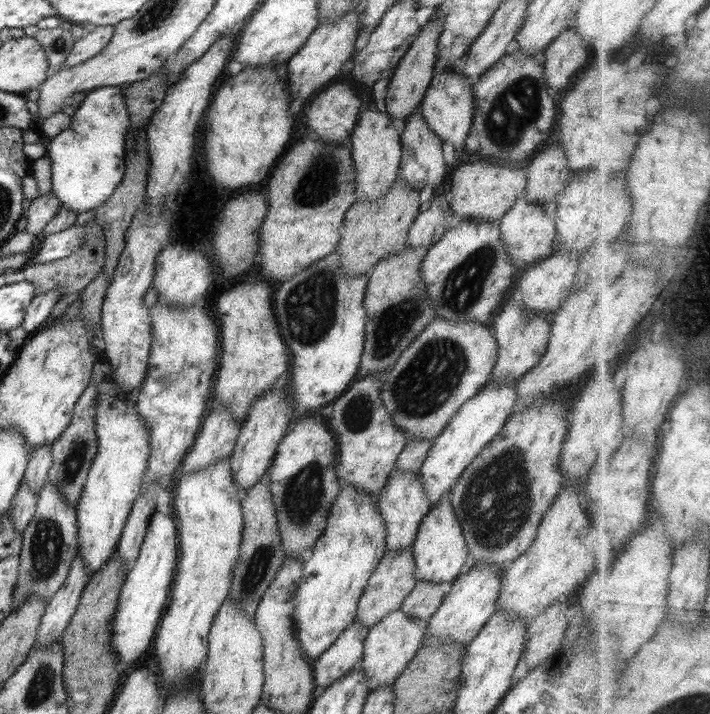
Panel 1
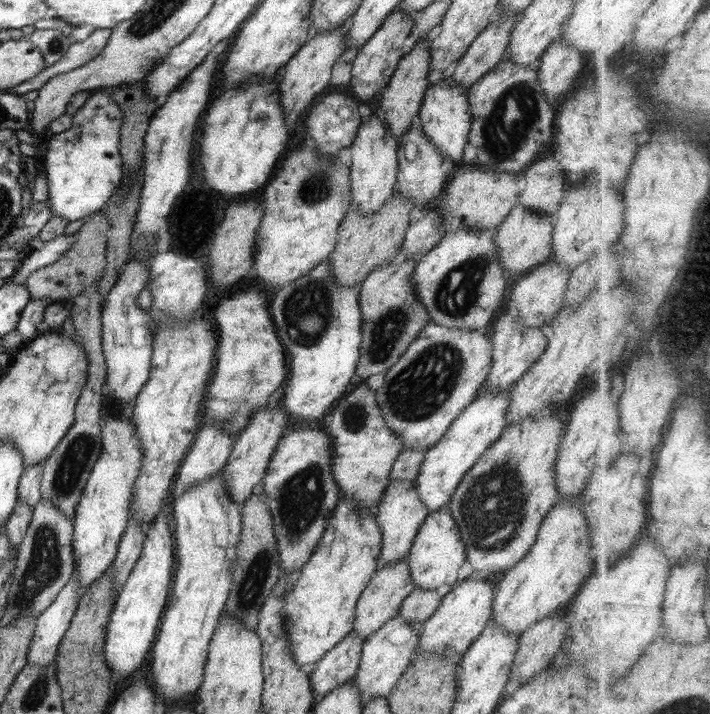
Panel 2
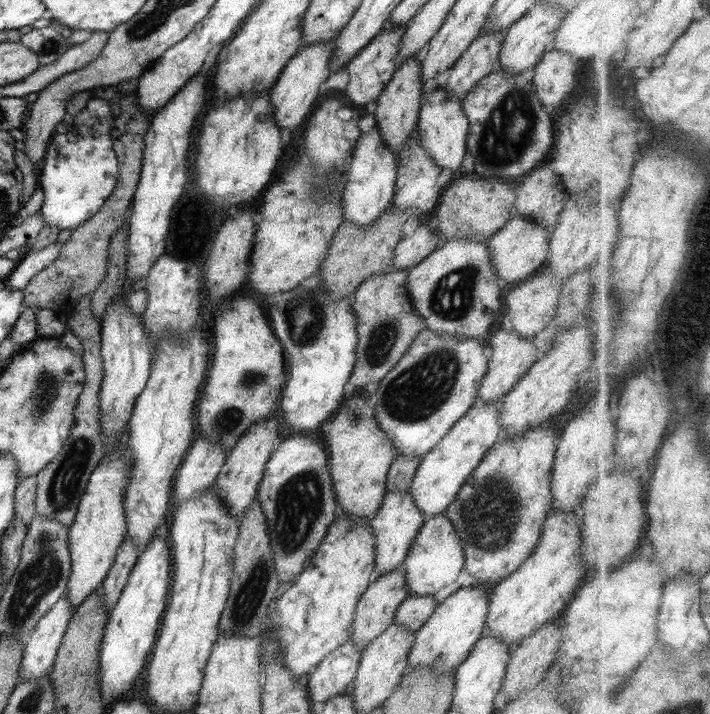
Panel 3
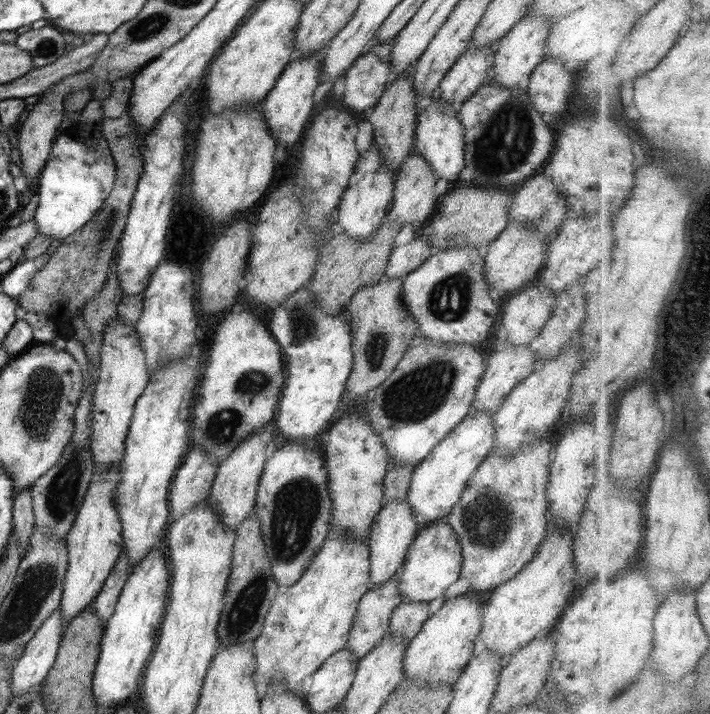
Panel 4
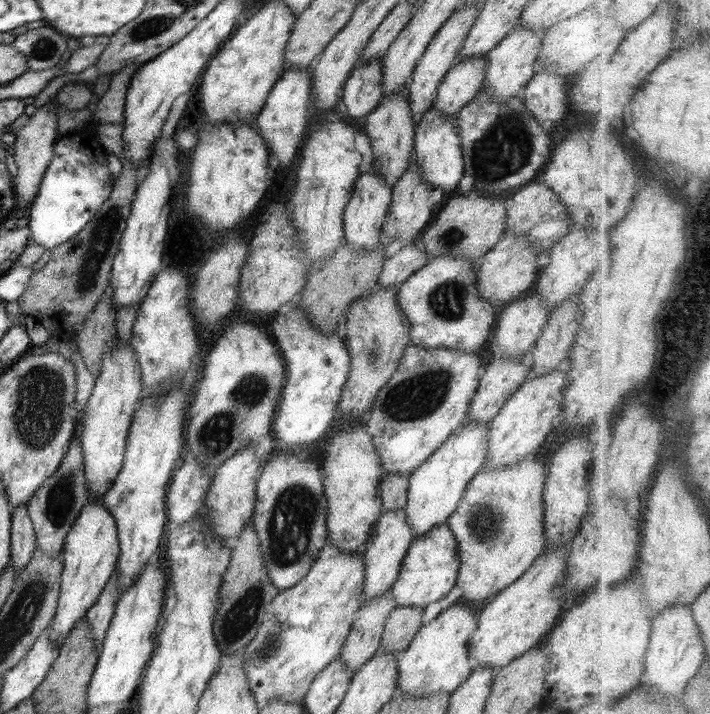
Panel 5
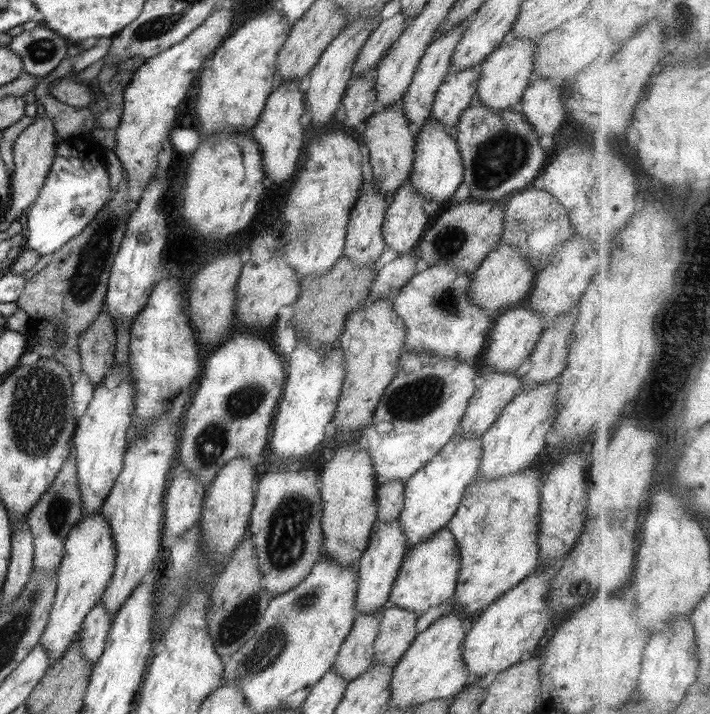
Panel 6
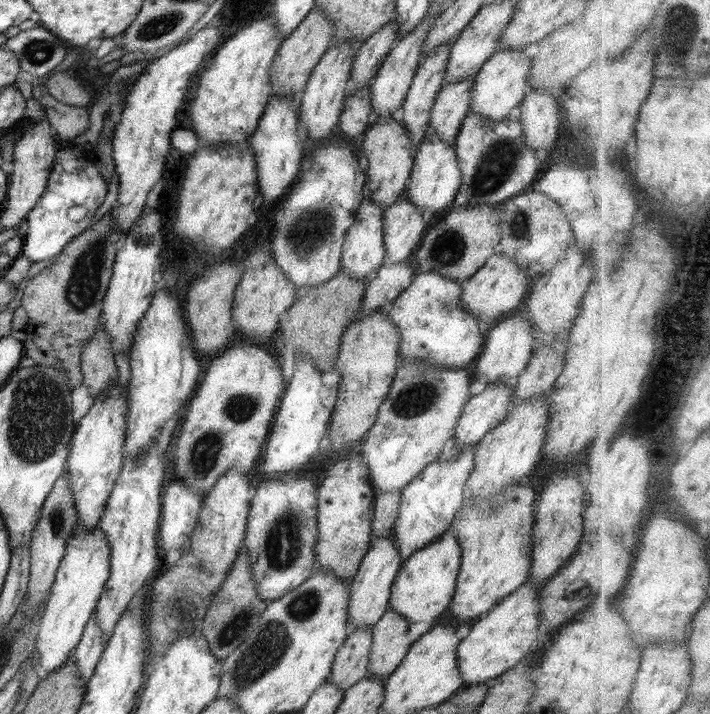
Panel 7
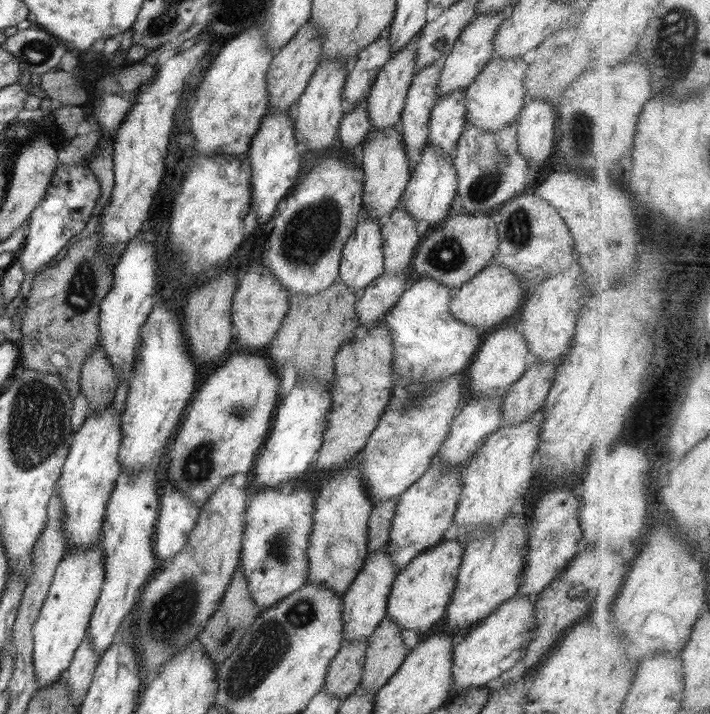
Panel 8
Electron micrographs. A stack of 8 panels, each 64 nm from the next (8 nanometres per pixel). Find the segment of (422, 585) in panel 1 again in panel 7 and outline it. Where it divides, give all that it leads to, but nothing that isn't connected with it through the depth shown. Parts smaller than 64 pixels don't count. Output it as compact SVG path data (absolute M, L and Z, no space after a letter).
M389 609L372 626L372 646L367 676L388 678L404 660L411 643L408 620Z

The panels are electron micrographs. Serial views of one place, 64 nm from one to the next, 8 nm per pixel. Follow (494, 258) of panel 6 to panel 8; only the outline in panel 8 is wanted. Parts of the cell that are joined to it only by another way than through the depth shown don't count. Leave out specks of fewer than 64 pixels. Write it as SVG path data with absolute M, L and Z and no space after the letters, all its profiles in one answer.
M492 260L482 272L478 272L474 278L455 290L450 300L449 312L456 321L486 335L496 331L496 326L504 324L504 320L509 320L510 316L516 314L524 296L520 288L520 278L504 266L498 266L498 262L494 264Z

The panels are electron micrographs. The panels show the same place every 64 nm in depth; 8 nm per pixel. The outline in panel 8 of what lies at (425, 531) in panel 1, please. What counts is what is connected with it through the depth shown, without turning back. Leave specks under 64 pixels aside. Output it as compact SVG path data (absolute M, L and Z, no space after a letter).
M456 539L446 540L428 548L426 552L414 556L410 564L397 572L387 604L387 616L400 628L414 630L418 634L434 630L436 624L446 616L446 607L454 593L457 574L462 564L464 546Z

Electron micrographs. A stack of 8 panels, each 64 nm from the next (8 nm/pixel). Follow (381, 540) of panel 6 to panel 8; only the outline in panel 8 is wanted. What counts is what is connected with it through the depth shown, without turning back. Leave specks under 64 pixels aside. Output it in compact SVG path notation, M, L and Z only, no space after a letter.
M386 550L367 554L365 564L359 572L359 576L350 584L348 591L343 594L344 609L342 609L342 620L344 620L345 642L350 640L369 640L374 634L376 626L387 616L388 597L390 595L397 569L392 564L390 552Z

